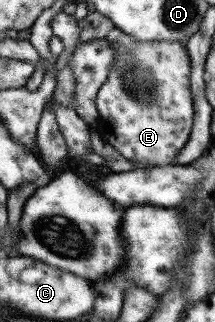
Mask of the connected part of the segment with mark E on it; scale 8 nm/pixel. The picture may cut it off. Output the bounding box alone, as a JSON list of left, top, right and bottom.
[97,30,195,167]

